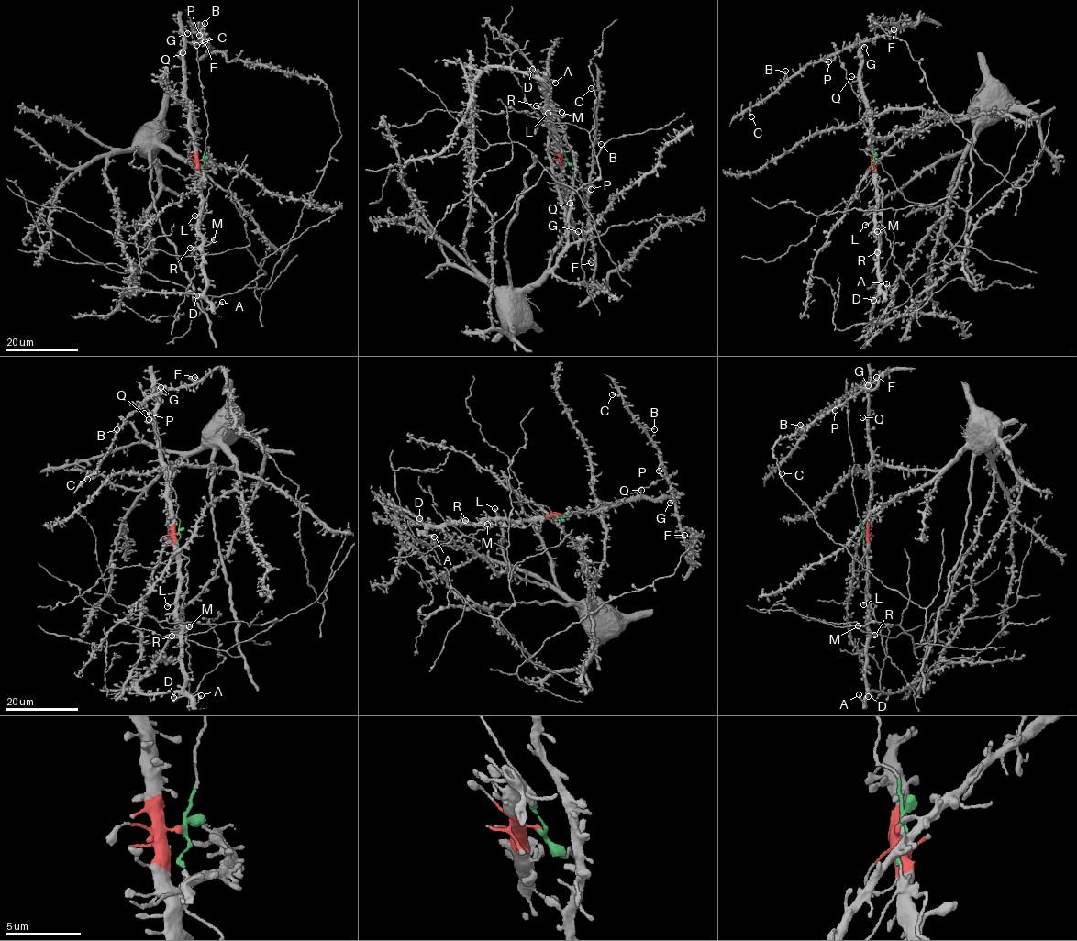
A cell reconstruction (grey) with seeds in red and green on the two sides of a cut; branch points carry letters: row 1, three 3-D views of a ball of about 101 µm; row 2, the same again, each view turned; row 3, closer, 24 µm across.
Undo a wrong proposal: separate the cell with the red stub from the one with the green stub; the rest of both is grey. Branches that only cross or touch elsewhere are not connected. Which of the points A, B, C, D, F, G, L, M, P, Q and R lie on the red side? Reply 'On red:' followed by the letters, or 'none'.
On red: A, D, G, L, M, Q, R

